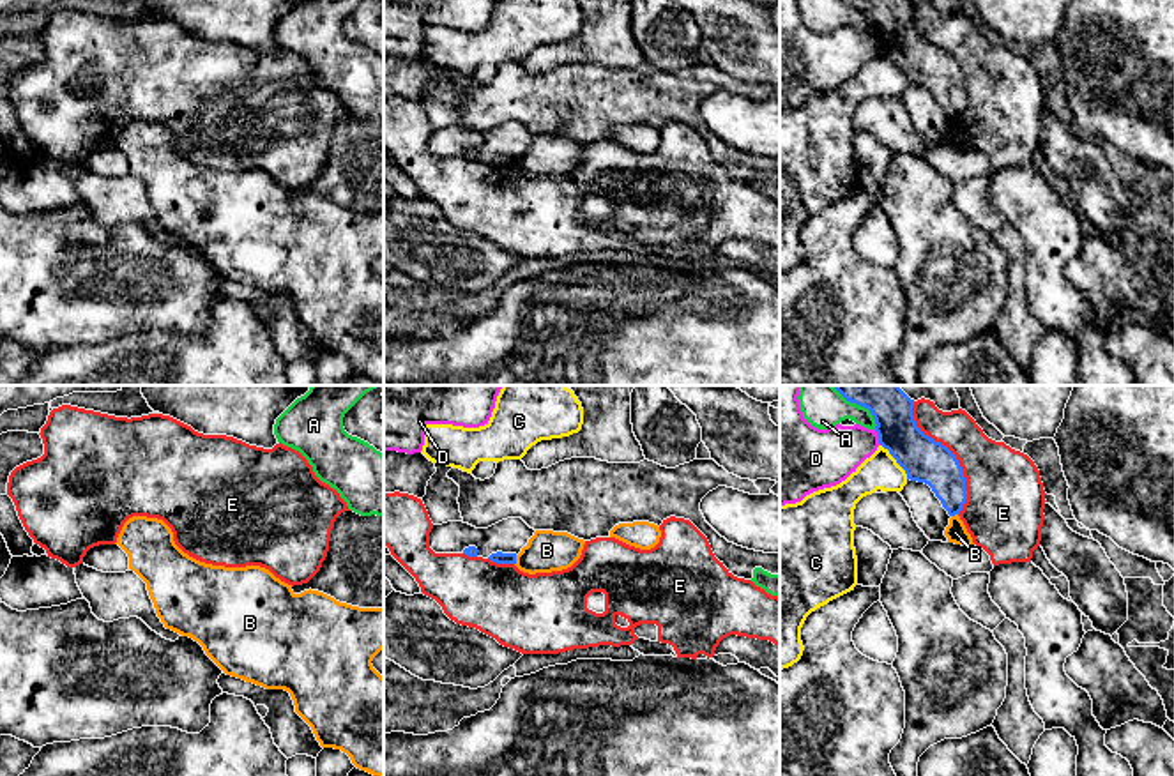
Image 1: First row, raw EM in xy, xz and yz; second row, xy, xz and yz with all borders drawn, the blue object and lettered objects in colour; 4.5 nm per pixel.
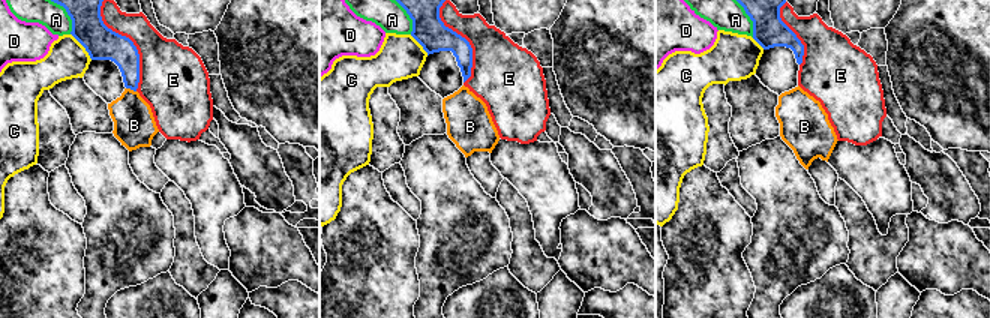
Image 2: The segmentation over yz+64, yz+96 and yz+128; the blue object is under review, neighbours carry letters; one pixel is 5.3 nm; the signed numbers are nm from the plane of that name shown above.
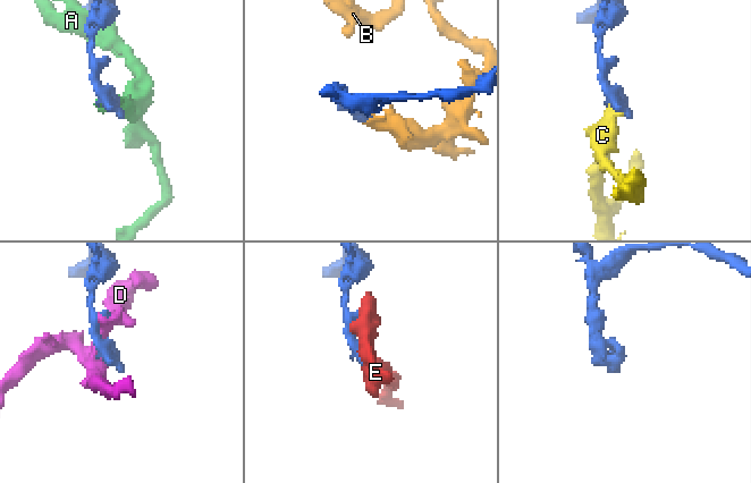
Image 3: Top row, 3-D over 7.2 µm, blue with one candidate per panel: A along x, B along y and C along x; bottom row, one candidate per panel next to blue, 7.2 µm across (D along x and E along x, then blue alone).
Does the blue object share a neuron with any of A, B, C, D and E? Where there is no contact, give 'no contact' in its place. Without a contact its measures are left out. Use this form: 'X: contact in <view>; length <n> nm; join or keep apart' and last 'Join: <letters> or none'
A: contact in yz; length 220 nm; keep apart
B: contact in xz; length 50 nm; keep apart
C: contact in yz; length 200 nm; keep apart
D: contact in yz; length 80 nm; keep apart
E: contact in yz; length 550 nm; keep apart
Join: none

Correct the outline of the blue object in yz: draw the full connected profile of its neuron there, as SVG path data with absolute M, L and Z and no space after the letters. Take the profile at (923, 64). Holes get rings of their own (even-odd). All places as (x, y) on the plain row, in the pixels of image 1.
M909 0L843 2L870 14L879 48L905 74L907 83L928 88L949 120L962 115L967 104L964 74L946 49L916 30L914 4Z

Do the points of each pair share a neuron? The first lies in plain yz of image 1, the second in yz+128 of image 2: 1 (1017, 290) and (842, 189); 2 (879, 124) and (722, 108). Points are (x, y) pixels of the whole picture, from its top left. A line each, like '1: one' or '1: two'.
1: one
2: two

